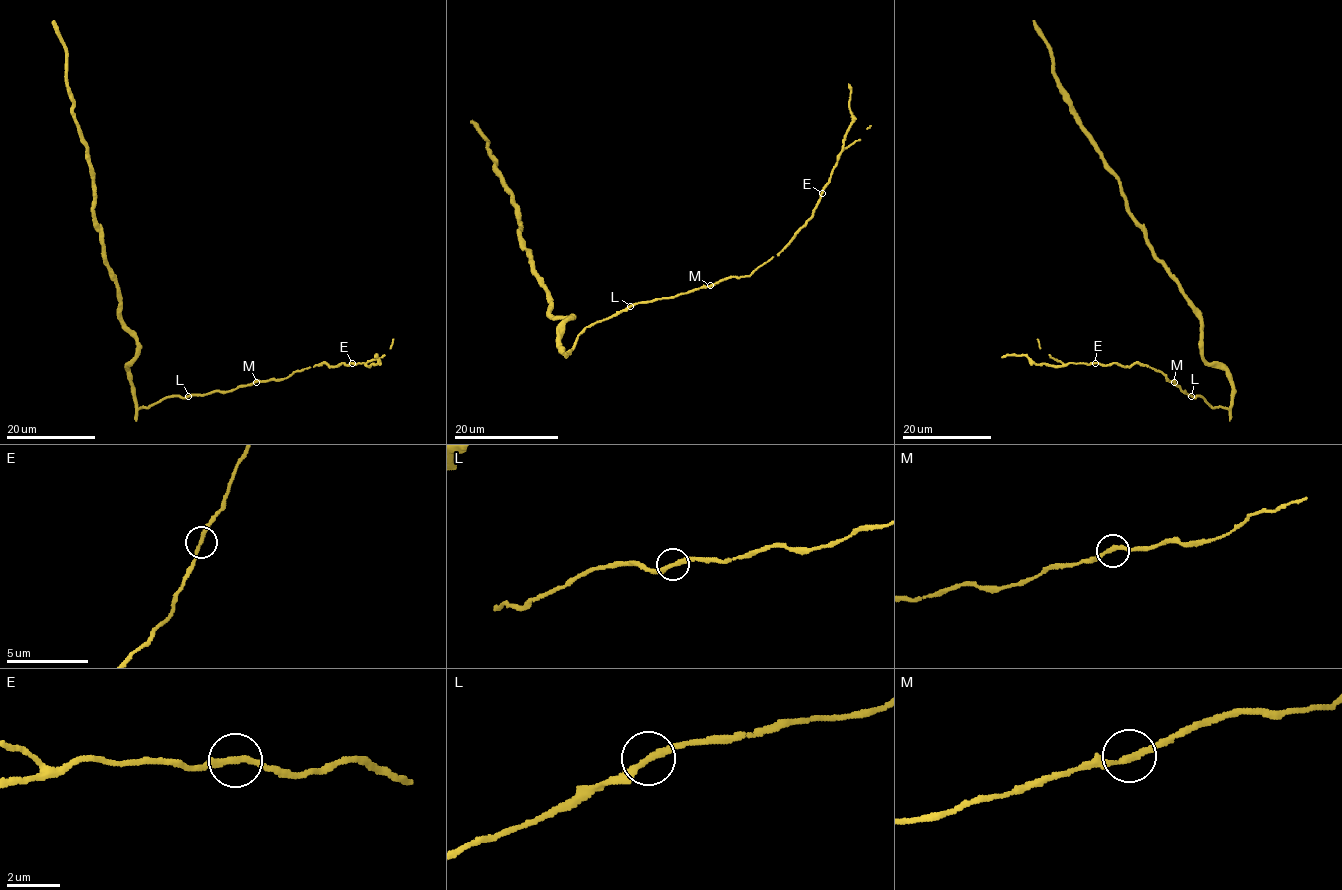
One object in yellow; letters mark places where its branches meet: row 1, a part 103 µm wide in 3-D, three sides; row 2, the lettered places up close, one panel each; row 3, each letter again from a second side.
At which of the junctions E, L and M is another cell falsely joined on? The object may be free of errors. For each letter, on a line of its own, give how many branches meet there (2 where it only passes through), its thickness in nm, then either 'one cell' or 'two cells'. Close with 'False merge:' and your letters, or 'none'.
E: 2 branches meet; 240 nm thick; one cell
L: 2 branches meet; 240 nm thick; one cell
M: 2 branches meet; 240 nm thick; one cell
False merge: none

